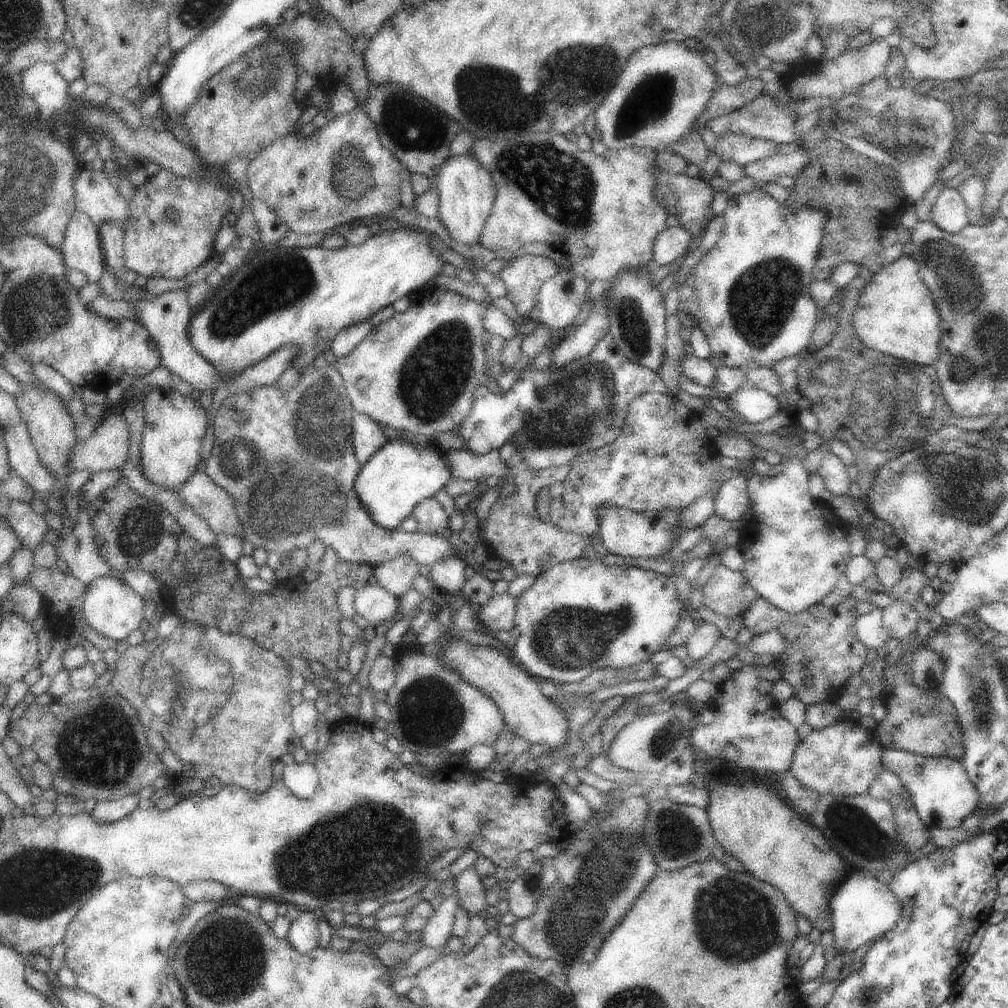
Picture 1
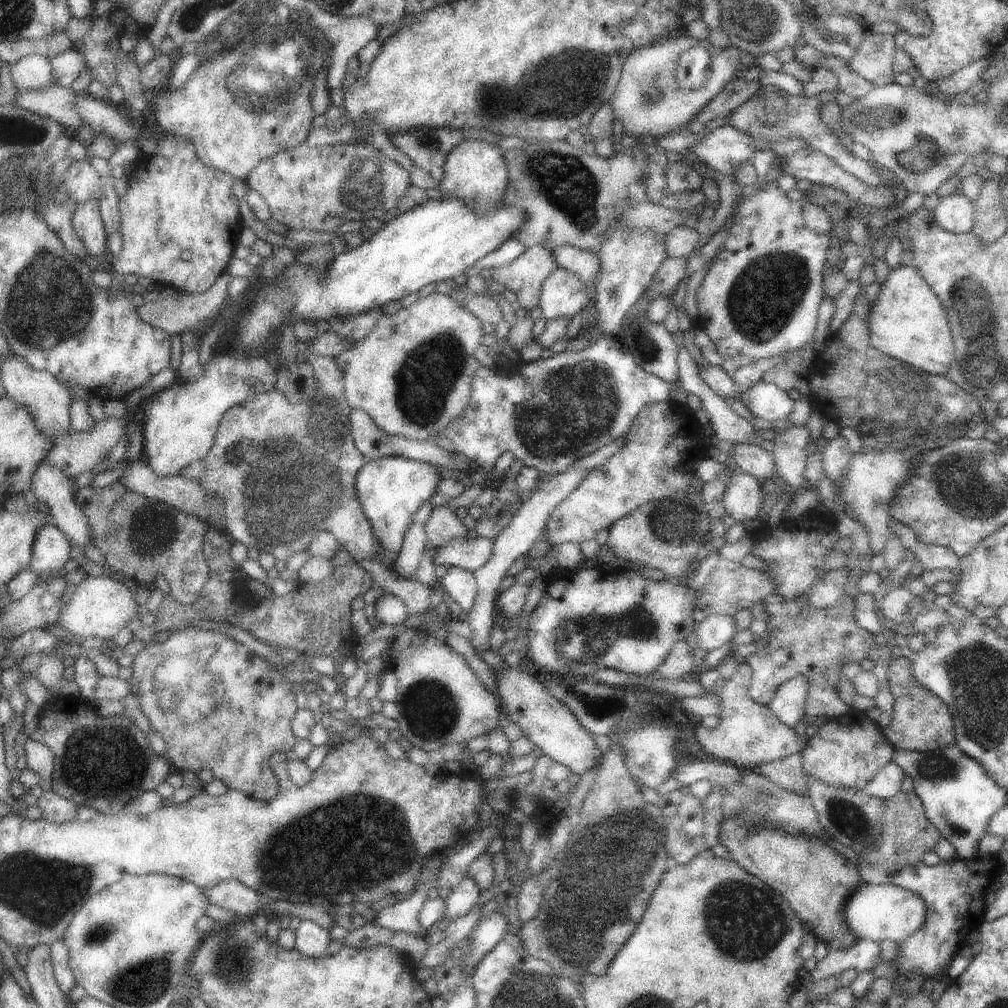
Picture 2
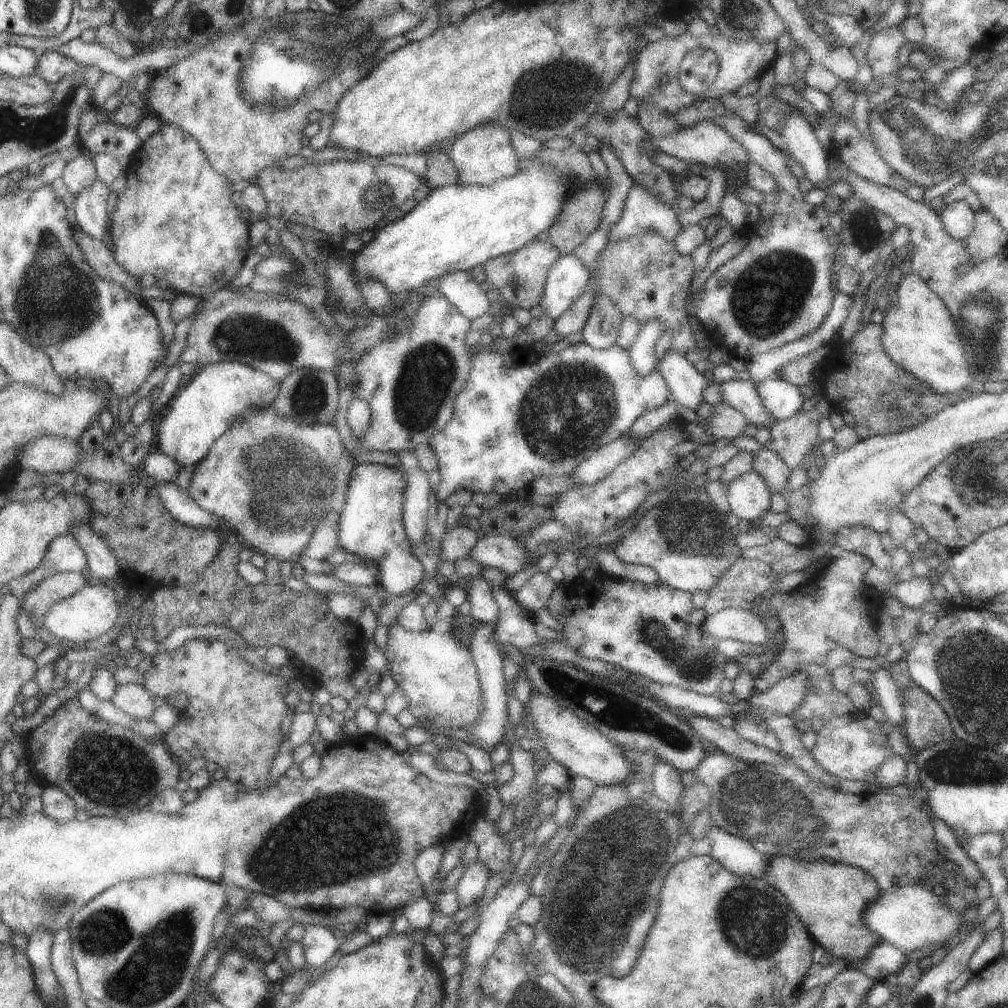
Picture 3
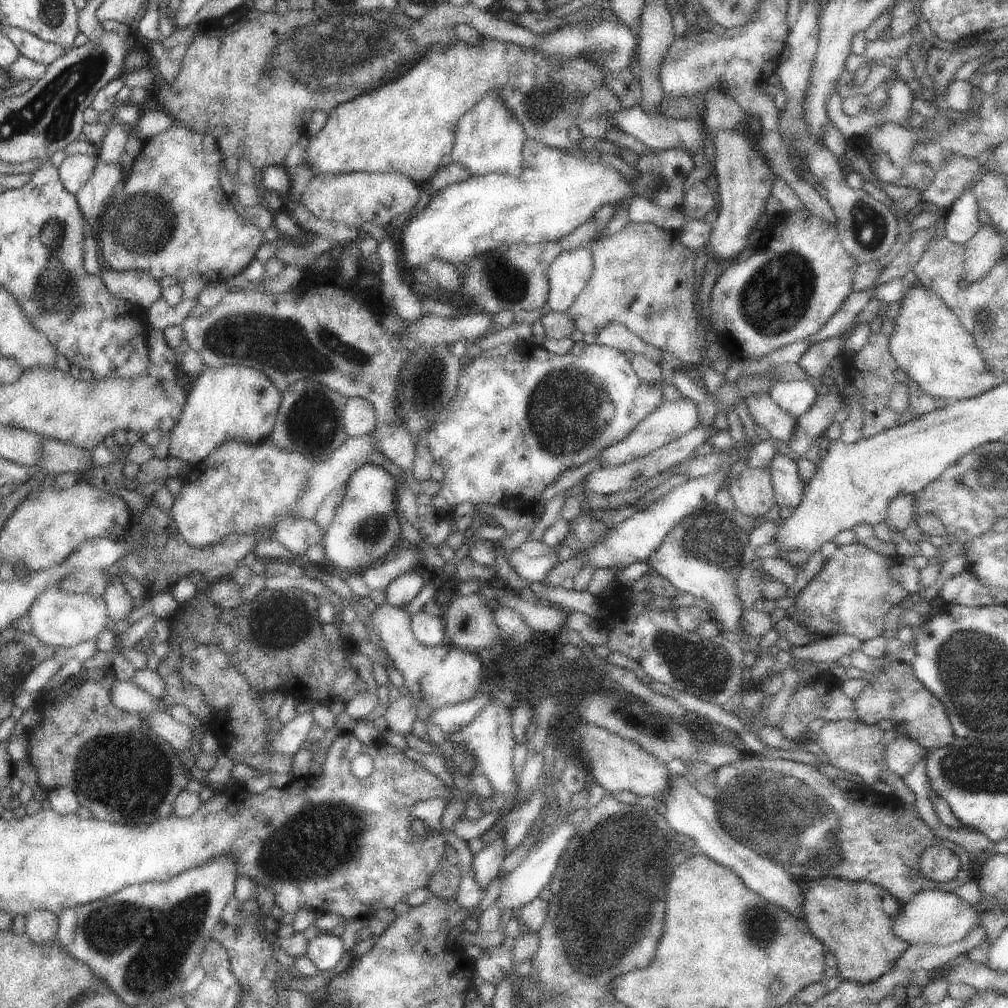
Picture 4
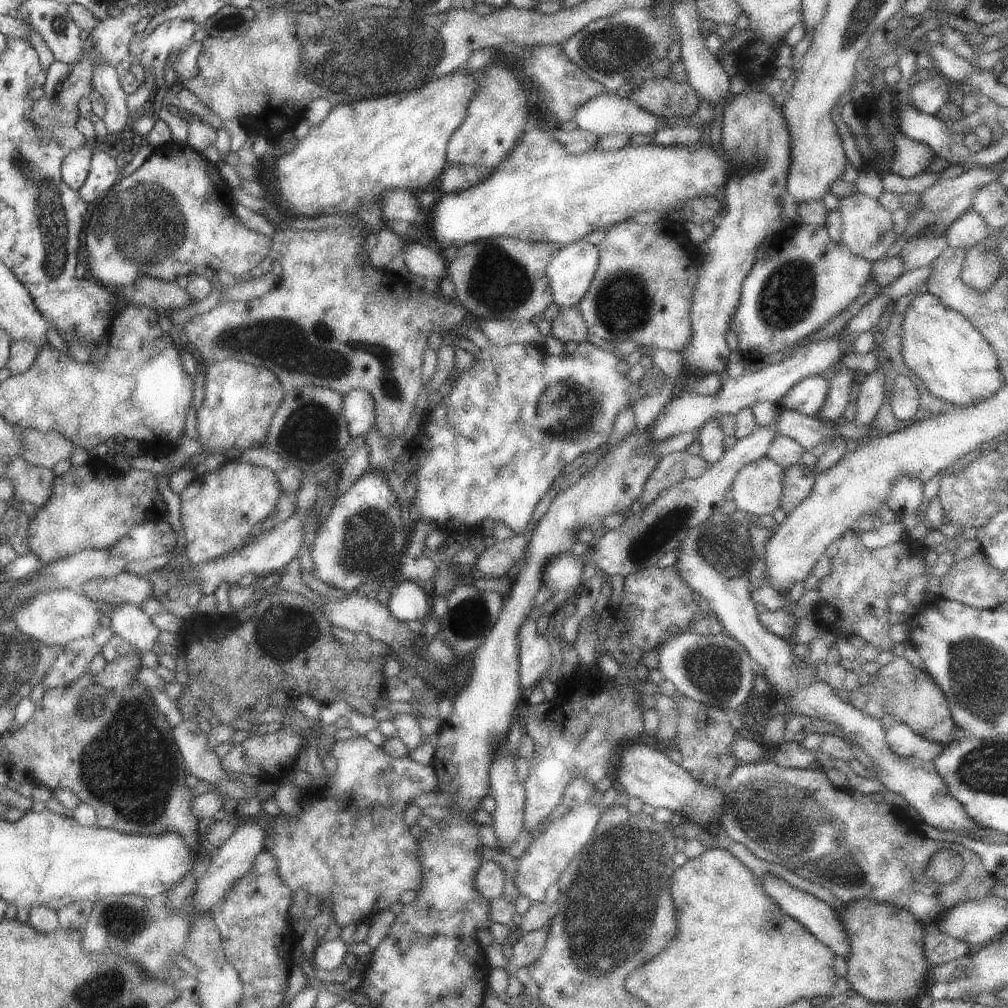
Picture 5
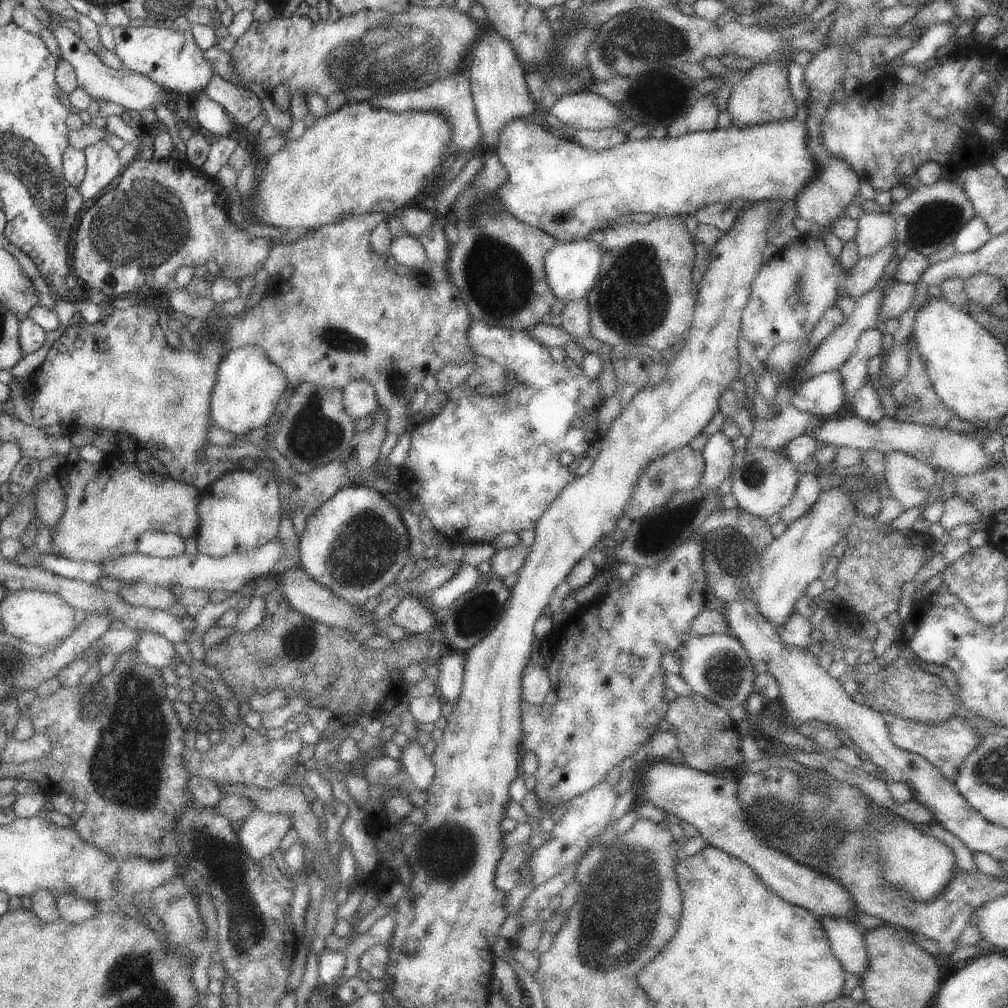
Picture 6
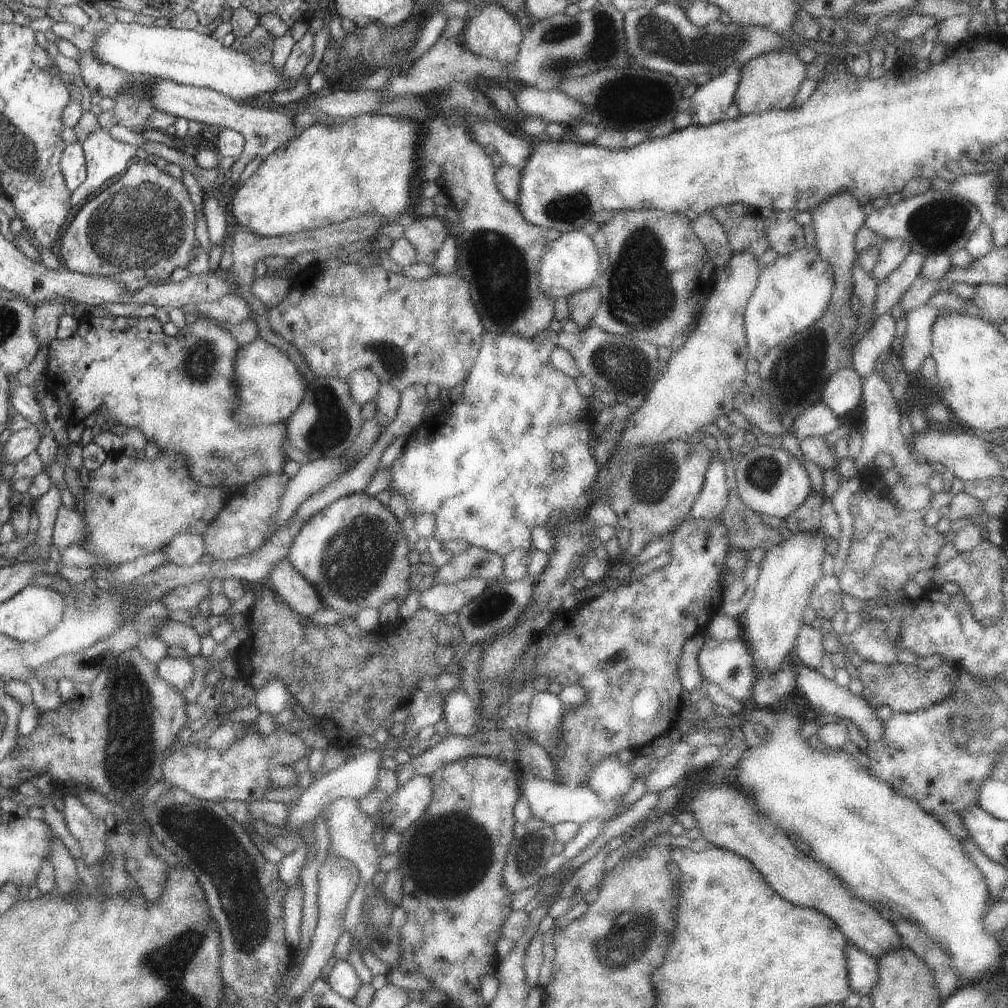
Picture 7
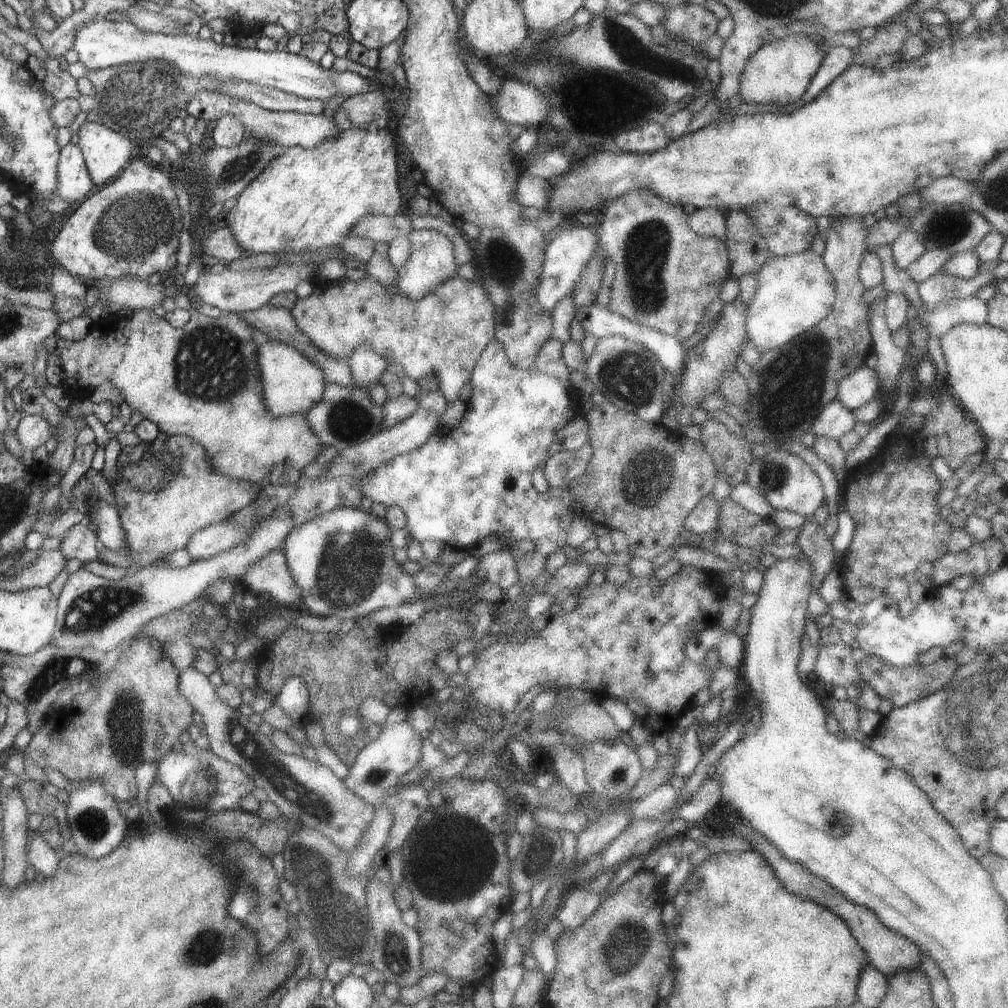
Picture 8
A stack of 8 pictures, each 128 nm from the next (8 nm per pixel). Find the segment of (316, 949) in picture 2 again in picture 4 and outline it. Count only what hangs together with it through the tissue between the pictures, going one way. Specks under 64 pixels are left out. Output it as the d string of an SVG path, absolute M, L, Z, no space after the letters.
M320 932L308 941L305 954L319 971L332 970L338 964L346 948L339 936L330 932Z

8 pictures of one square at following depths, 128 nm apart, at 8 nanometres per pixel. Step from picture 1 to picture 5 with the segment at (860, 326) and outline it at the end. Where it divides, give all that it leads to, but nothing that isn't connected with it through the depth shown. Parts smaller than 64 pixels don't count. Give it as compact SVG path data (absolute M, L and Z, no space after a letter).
M917 294L905 310L901 357L924 386L950 405L985 401L1005 384L997 354L977 328L957 310L946 307L937 295Z

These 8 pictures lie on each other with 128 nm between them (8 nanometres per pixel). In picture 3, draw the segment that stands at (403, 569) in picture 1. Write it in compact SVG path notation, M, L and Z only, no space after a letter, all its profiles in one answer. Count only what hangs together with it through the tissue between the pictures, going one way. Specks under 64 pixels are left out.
M412 449L396 451L407 480L407 508L405 527L409 542L416 547L425 542L424 530L428 520L430 495L434 491L428 483L428 473L420 470Z

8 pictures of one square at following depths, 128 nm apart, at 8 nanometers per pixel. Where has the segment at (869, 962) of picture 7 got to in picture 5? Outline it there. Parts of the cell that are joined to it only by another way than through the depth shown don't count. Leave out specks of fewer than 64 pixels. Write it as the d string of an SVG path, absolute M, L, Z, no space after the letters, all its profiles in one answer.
M771 872L765 873L758 880L762 885L763 891L773 899L779 909L792 918L797 919L799 923L802 923L802 926L805 926L818 939L821 939L826 946L834 950L836 955L842 956L845 960L850 956L847 932L844 931L844 927L839 921L839 916L836 914L834 907L830 906L826 900L819 899L817 895L810 896L810 894L806 894L803 890L792 888L789 883L776 878L774 873Z

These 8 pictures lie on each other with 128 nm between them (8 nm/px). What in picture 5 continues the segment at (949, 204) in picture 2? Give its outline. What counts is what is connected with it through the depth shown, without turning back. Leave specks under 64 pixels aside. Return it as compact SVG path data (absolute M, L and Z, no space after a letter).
M970 208L947 226L945 237L948 245L967 251L977 242L992 237L991 230L982 215Z

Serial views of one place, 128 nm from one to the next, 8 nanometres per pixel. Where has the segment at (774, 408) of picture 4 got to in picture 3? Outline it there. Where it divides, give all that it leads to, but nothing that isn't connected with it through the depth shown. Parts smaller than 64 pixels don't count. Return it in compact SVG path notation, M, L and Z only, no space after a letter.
M729 380L720 383L720 394L722 400L732 408L740 411L749 420L749 424L765 426L766 423L775 421L770 411L765 407L756 387L749 380Z

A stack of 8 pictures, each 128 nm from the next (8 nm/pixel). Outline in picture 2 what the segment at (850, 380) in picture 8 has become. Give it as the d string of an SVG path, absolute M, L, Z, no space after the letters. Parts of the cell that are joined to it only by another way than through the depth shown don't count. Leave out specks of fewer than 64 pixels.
M762 380L742 392L740 399L754 417L770 420L778 425L786 422L794 402L784 389Z

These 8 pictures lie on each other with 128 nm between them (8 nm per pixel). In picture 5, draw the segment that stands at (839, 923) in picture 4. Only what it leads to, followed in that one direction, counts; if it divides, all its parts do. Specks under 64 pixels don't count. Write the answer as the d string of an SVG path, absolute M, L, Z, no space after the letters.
M861 898L845 907L834 907L847 932L850 956L845 960L850 990L870 1002L904 1006L926 991L925 976L932 966L925 957L925 933L914 913L887 902Z

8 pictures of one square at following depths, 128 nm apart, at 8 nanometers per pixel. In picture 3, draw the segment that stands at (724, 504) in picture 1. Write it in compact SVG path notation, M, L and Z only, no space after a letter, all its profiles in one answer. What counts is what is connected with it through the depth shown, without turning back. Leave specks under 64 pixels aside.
M748 471L730 482L727 488L730 511L740 520L752 523L760 520L770 510L772 489L762 475Z

